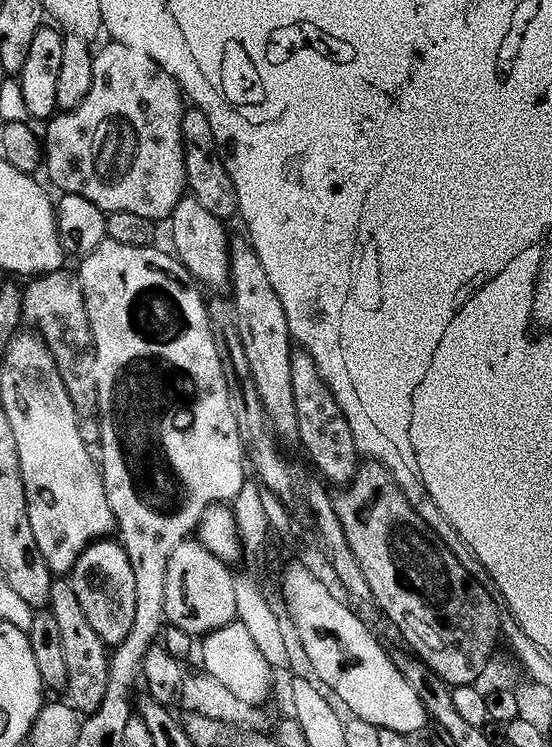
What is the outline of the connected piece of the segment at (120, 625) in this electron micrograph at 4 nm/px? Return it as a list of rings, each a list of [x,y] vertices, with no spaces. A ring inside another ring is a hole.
[[[101,538],[95,540],[74,562],[70,573],[70,583],[74,594],[78,594],[78,602],[90,626],[98,633],[98,638],[106,646],[115,646],[130,634],[130,626],[134,626],[134,570],[130,570],[130,558],[126,558],[126,550],[119,539]]]

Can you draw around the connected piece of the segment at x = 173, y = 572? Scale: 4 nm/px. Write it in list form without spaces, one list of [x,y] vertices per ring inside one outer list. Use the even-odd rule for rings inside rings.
[[[195,538],[183,540],[174,550],[170,550],[170,562],[166,562],[166,602],[164,603],[164,619],[173,624],[180,632],[189,632],[195,638],[203,637],[209,632],[233,623],[237,619],[235,610],[235,586],[237,577],[229,565],[224,564],[206,546],[202,546]]]

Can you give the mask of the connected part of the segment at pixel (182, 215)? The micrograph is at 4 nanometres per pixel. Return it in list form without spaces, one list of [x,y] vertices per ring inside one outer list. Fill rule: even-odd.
[[[186,194],[174,206],[170,217],[172,224],[172,248],[177,260],[193,280],[201,285],[209,284],[212,288],[227,289],[230,284],[231,260],[228,257],[230,234],[227,233],[225,221],[219,220],[210,210],[202,207],[195,196]]]

